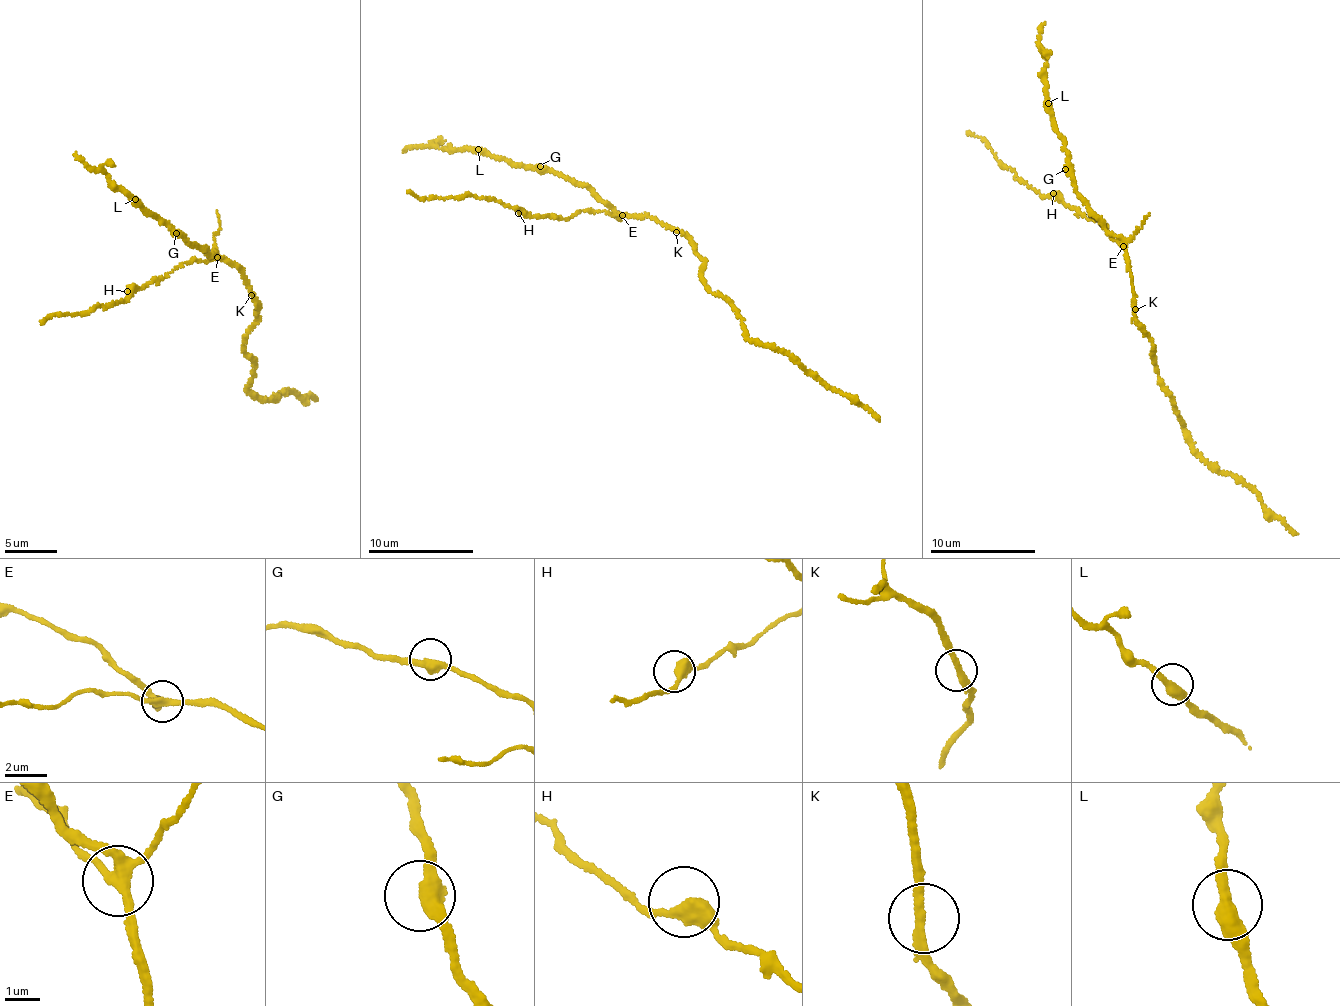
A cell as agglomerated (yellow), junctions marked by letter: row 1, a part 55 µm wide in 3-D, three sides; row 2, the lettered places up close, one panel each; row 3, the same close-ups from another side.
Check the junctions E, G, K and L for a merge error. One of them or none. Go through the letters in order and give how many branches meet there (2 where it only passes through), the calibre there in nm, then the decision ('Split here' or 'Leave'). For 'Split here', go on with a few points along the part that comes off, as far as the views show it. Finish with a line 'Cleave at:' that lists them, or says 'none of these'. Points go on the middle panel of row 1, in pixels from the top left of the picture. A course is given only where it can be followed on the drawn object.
E: Branches: 4. Thickness 320 nm. Split here. Course of the part to remove: (621, 216), (586, 210), (564, 219), (526, 217), (493, 200), (472, 195), (418, 199), (407, 191)
G: Branches: 2. Thickness 380 nm. Leave
K: Branches: 2. Thickness 240 nm. Leave
L: Branches: 2. Thickness 360 nm. Leave
Cleave at: E

